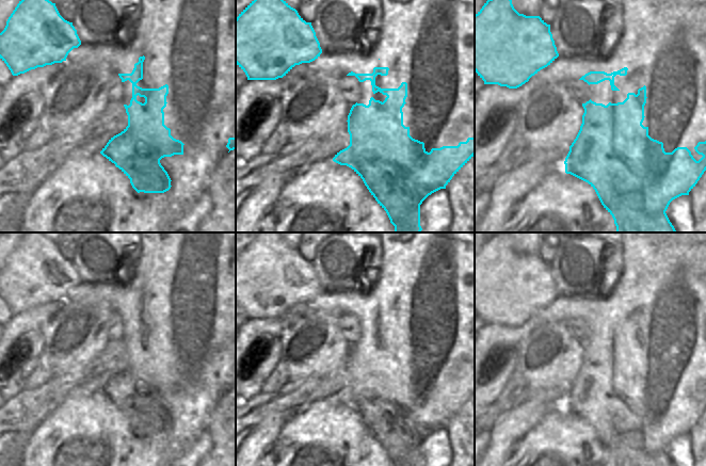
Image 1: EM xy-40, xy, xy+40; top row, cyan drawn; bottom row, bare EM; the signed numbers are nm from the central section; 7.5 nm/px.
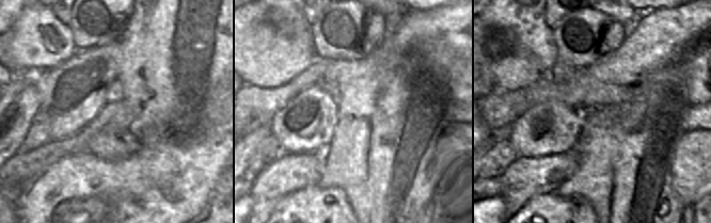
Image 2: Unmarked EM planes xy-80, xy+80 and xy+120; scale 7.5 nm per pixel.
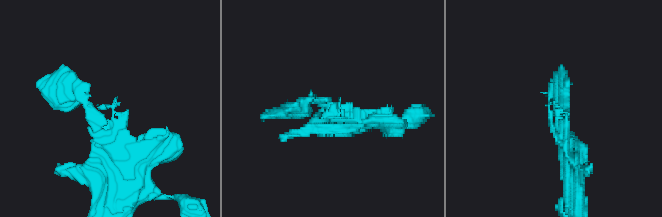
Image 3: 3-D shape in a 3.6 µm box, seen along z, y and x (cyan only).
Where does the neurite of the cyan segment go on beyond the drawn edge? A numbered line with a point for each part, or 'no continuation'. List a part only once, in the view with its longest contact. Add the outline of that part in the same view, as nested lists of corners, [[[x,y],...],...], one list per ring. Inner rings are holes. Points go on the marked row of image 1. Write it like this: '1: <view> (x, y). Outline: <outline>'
1: xy (429, 44). Outline: [[[381,0],[382,26],[378,47],[370,53],[359,50],[347,52],[322,52],[315,61],[292,67],[283,78],[276,80],[247,80],[236,97],[236,140],[251,135],[264,117],[264,109],[256,110],[256,105],[263,99],[282,99],[285,91],[308,74],[323,71],[339,78],[353,71],[372,74],[374,67],[388,67],[388,75],[375,77],[375,85],[381,89],[398,89],[402,82],[407,83],[407,97],[413,108],[424,113],[423,120],[432,120],[435,126],[433,136],[458,138],[462,131],[469,131],[468,124],[475,123],[467,102],[467,90],[471,89],[475,77],[475,0]]]

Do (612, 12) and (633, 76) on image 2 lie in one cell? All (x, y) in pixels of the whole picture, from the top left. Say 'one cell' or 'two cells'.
two cells

